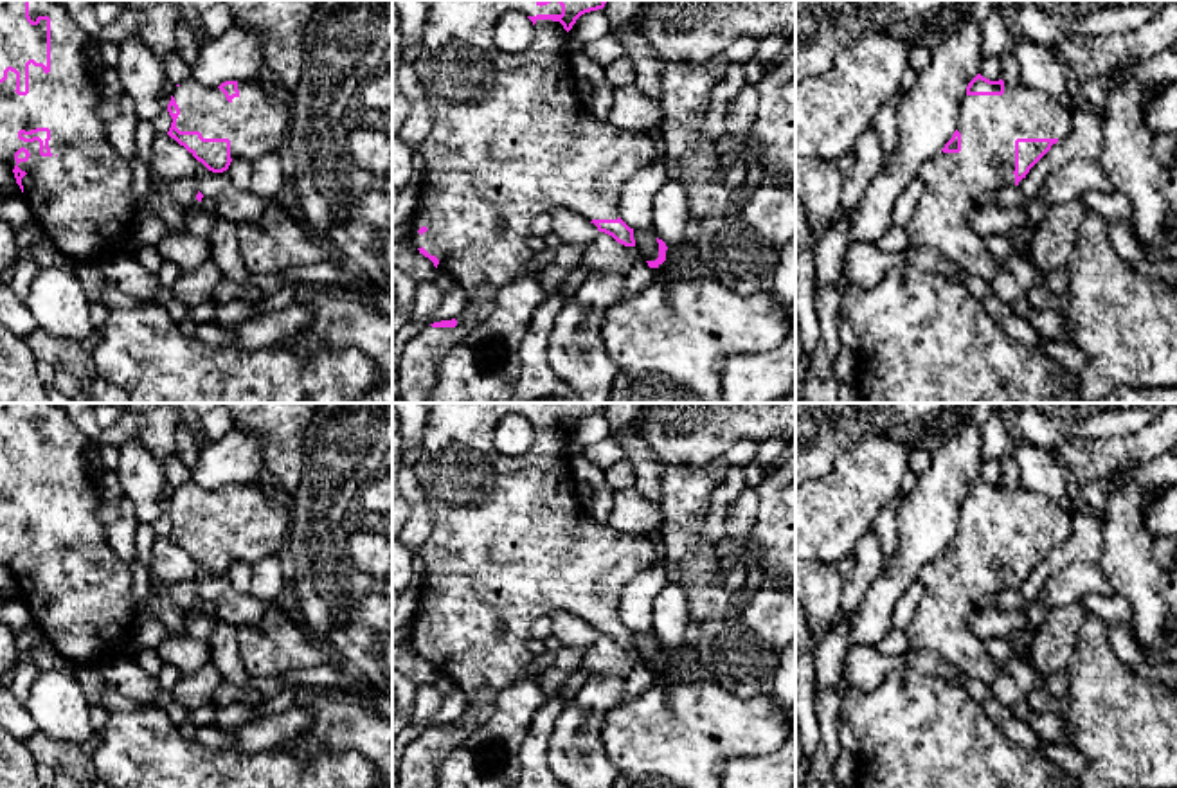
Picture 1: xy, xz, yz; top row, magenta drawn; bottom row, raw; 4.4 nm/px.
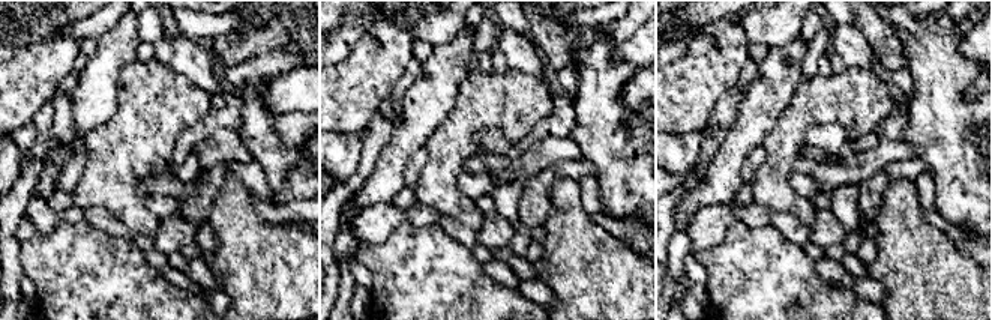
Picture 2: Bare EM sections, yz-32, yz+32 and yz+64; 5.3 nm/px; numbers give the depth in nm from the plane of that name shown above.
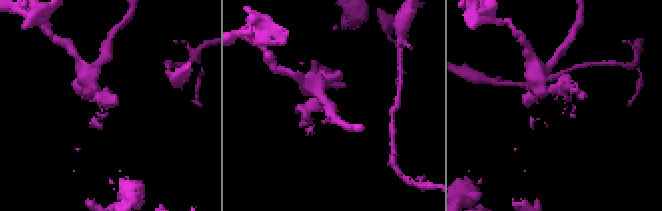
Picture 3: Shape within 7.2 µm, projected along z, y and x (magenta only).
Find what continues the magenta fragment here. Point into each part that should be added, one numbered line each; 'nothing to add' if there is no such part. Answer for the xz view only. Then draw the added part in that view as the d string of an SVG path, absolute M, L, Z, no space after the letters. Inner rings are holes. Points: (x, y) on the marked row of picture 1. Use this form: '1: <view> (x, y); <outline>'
1: xz (508, 139); M434 0L428 5L419 56L412 68L430 104L432 124L418 148L425 160L419 201L400 241L436 255L437 272L464 282L468 304L455 318L455 327L427 326L405 344L396 360L401 403L430 403L443 360L491 315L500 288L517 277L536 275L536 270L529 268L533 252L527 246L536 214L571 209L588 221L617 219L623 187L655 157L655 146L646 133L619 131L610 122L594 119L578 101L569 63L572 43L560 22L536 20L535 41L527 50L506 52L497 45L495 25L513 11L526 16L562 14L562 5L551 2L540 7L535 0Z

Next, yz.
1: yz (954, 184); M1006 85L1002 95L965 95L957 121L959 153L934 153L920 167L923 193L911 221L905 225L909 246L932 248L948 257L963 272L986 282L995 277L1001 259L995 257L970 225L968 216L984 207L983 198L1001 187L1015 185L1017 139L1064 139L1071 133L1071 110L1056 99L1026 85Z

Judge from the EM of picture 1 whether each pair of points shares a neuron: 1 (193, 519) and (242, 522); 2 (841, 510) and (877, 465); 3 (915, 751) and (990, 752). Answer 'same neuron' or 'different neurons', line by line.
1: same neuron
2: same neuron
3: same neuron

